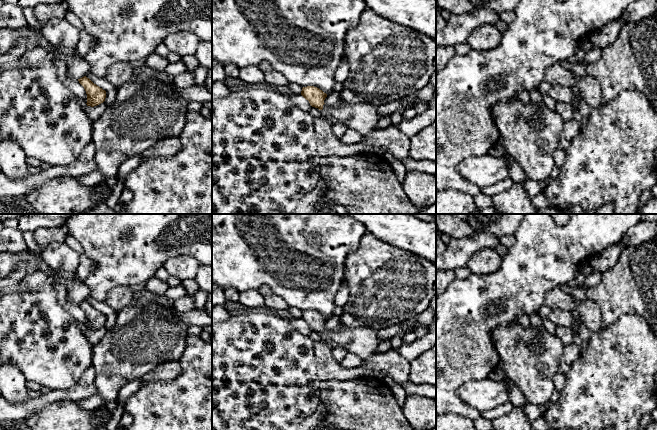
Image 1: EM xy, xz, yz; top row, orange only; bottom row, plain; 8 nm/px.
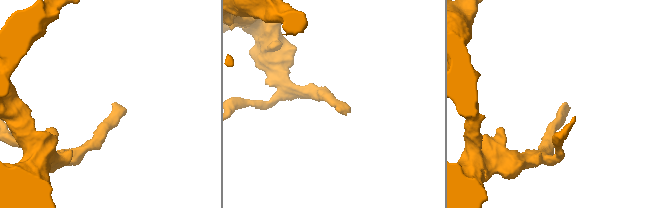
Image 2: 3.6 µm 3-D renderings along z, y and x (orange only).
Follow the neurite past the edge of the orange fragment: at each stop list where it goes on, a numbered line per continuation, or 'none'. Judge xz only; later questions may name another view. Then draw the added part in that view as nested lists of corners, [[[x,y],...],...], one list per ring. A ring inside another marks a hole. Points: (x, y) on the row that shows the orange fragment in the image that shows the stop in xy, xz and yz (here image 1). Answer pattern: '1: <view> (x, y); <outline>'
1: xz (362, 117); [[[342,103],[323,105],[322,114],[330,118],[333,123],[343,122],[348,128],[360,133],[363,137],[377,131],[376,126],[380,119],[377,107],[370,103]]]

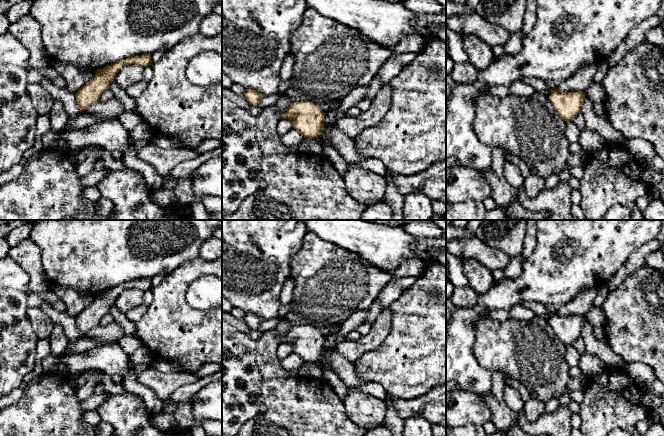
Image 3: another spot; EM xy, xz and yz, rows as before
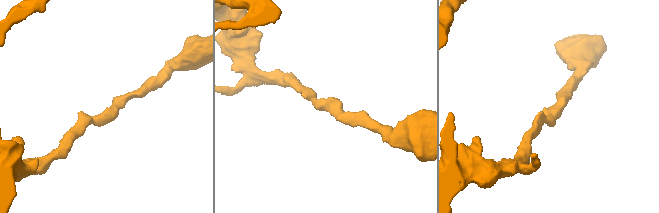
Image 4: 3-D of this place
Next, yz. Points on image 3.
none

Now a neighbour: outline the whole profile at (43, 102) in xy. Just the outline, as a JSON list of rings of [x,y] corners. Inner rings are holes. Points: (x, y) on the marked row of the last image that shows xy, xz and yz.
[[[38,83],[28,84],[27,92],[37,113],[50,115],[55,101],[50,93]]]

